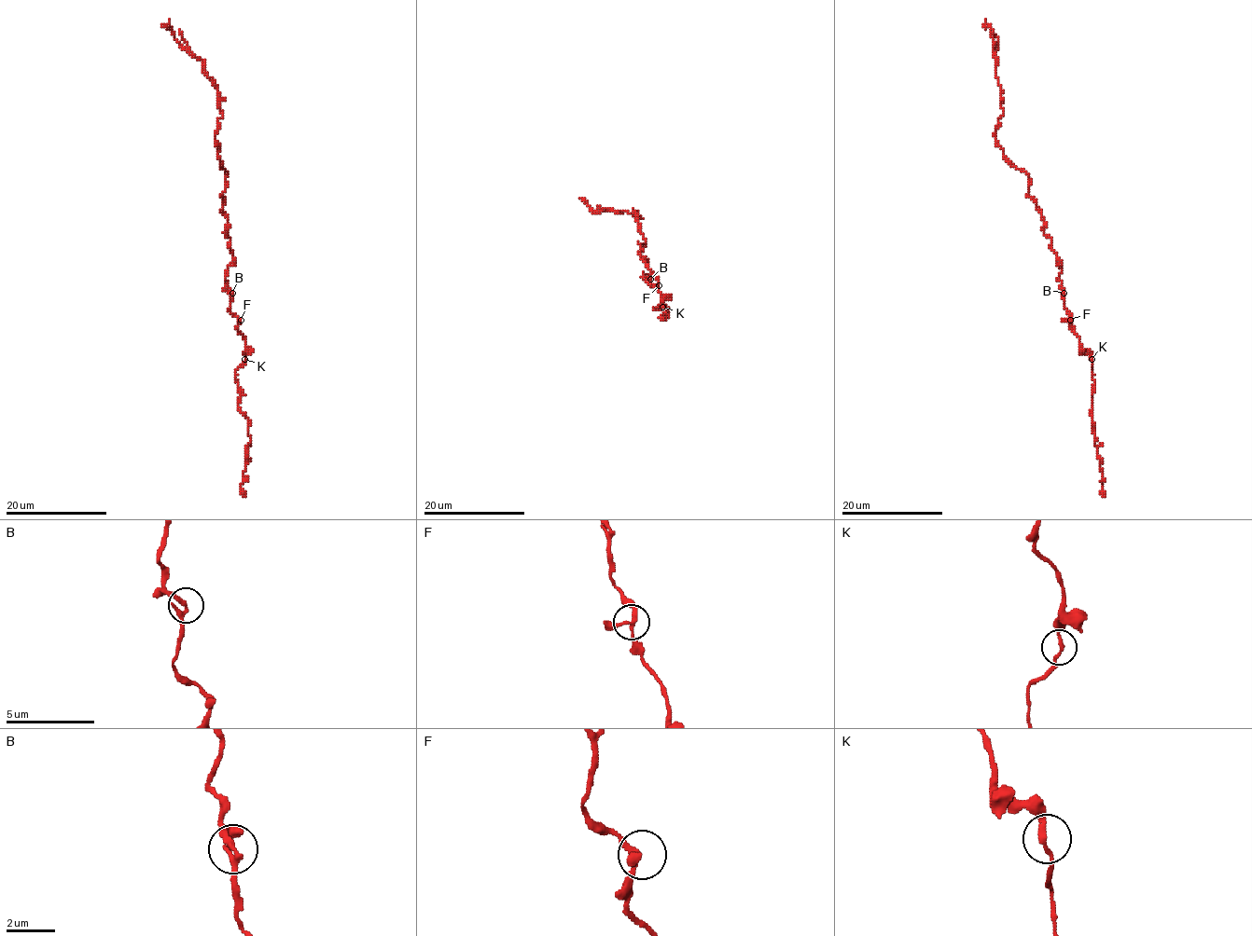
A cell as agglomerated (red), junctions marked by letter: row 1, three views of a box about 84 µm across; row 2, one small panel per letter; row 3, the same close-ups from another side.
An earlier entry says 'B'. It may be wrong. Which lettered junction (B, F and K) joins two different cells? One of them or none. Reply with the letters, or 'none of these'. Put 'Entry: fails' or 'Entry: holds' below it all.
B
Entry: holds

